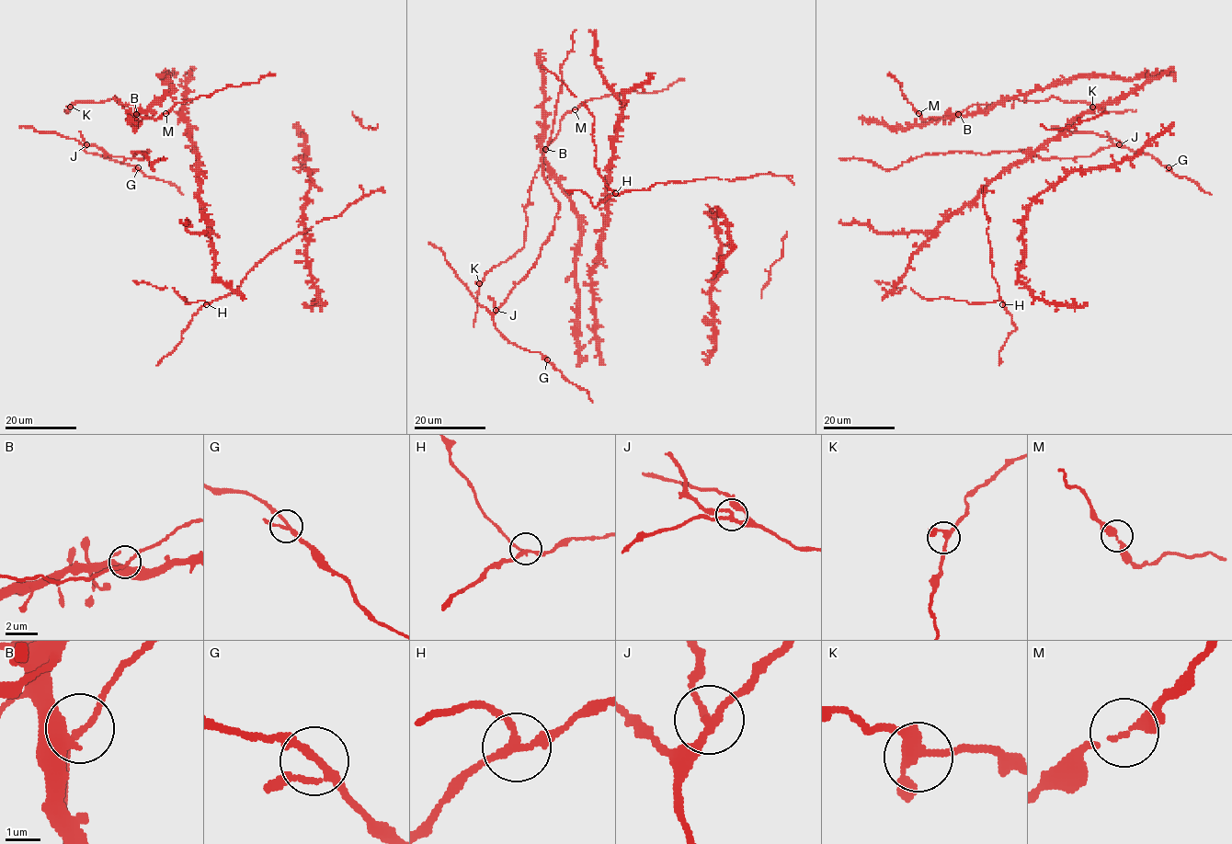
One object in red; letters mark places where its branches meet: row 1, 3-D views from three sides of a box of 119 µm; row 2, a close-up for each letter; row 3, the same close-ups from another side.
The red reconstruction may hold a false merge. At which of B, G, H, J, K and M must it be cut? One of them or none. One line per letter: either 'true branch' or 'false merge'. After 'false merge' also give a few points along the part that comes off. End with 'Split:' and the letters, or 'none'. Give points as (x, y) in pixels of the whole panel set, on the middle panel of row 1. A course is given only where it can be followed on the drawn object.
B: true branch
G: true branch
H: true branch
J: false merge | (496, 310), (495, 302), (488, 296)
K: true branch
M: true branch
Split: J

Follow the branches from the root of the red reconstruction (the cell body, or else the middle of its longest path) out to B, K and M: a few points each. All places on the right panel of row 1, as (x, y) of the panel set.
B: (1130, 91), (1139, 89), (1157, 75), (1133, 79), (1071, 77), (1004, 98), (984, 111), (958, 114)
K: (1130, 91), (1157, 75), (1071, 77), (959, 115), (975, 104), (1007, 99), (1055, 96), (1092, 107)
M: (1130, 91), (1157, 75), (1071, 77), (966, 116), (923, 119), (918, 113)

